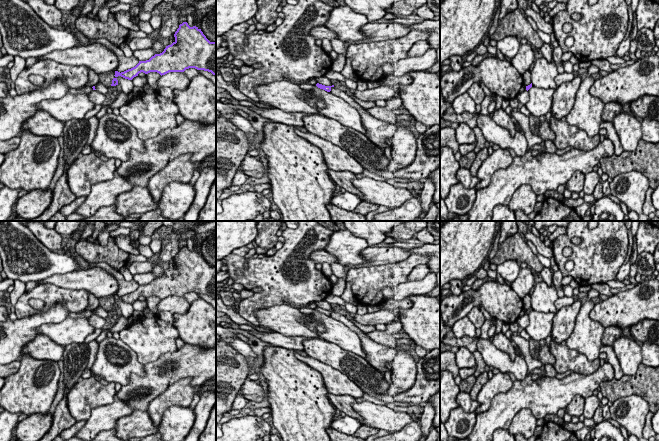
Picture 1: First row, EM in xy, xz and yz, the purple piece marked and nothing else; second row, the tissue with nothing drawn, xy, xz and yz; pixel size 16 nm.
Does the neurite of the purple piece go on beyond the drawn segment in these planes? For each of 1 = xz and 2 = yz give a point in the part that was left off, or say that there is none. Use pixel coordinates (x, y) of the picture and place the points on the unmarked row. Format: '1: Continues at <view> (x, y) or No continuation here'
1: No continuation here
2: No continuation here

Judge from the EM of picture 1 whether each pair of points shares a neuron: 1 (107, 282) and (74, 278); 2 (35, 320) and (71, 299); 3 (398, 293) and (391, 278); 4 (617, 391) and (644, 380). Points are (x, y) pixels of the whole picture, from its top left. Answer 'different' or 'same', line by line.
1: same
2: different
3: different
4: same

